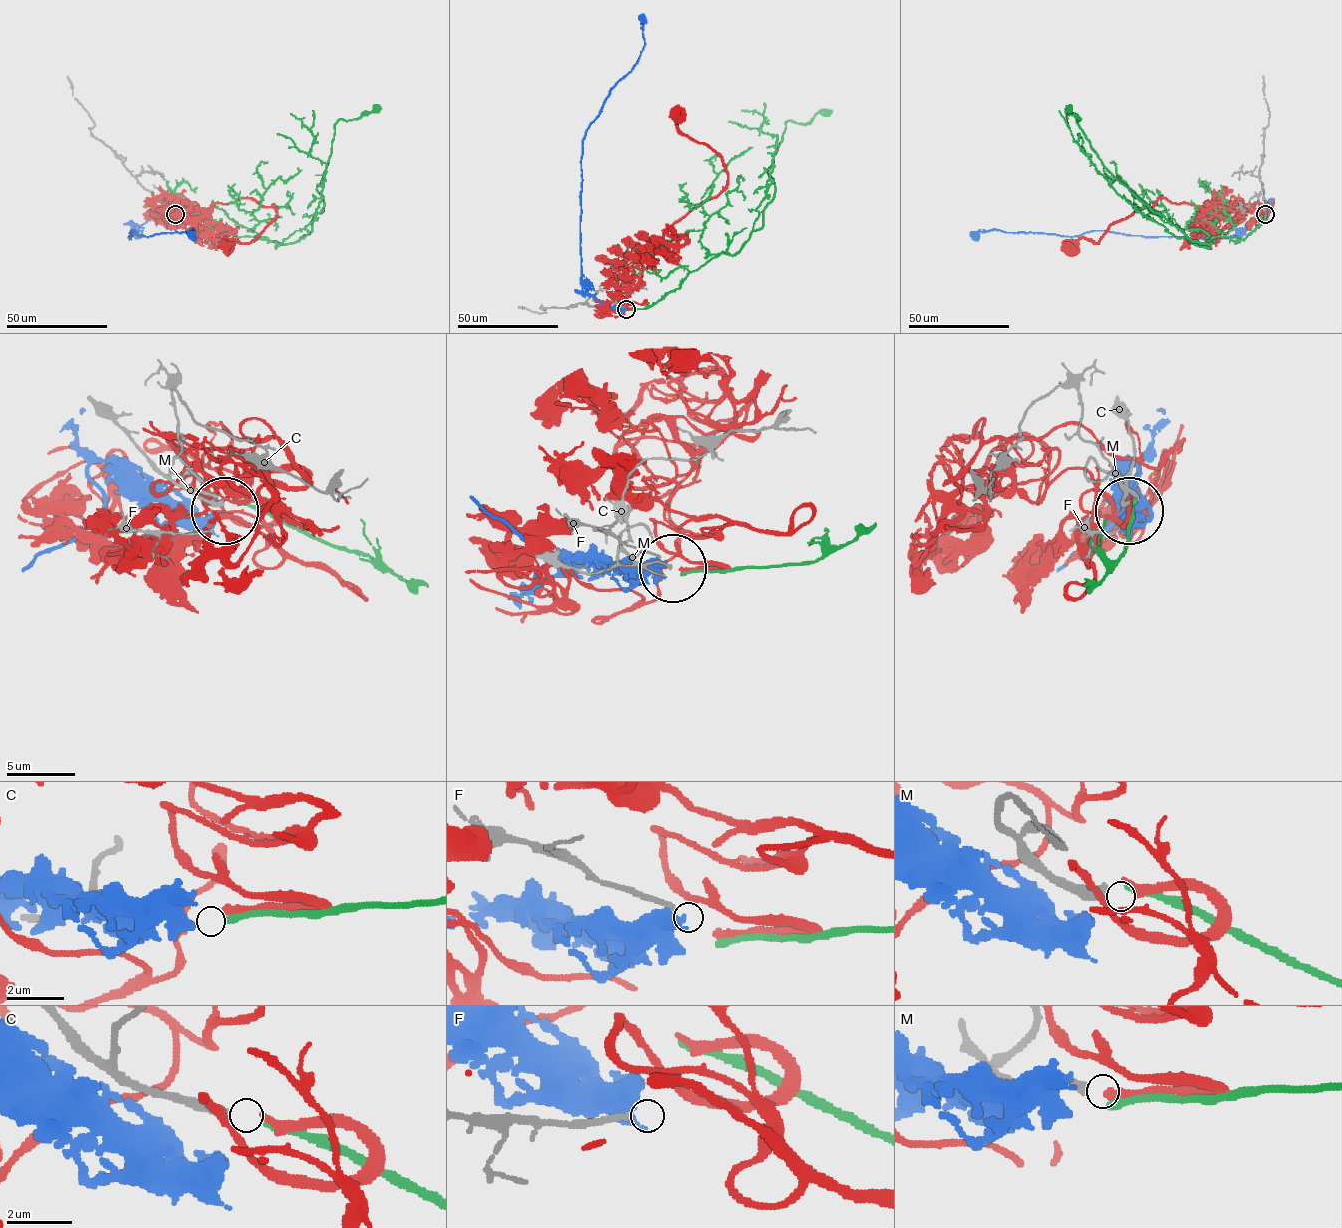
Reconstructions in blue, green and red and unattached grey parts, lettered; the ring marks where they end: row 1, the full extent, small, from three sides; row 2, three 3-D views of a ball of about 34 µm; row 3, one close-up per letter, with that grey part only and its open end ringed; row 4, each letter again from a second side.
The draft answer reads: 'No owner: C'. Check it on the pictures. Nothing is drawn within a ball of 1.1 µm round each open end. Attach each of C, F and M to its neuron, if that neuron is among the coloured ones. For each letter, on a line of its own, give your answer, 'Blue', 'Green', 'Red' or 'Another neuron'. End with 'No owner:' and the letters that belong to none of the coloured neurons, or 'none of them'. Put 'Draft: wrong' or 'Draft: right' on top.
Draft: wrong
C: Green
F: Another neuron
M: Red
No owner: F

